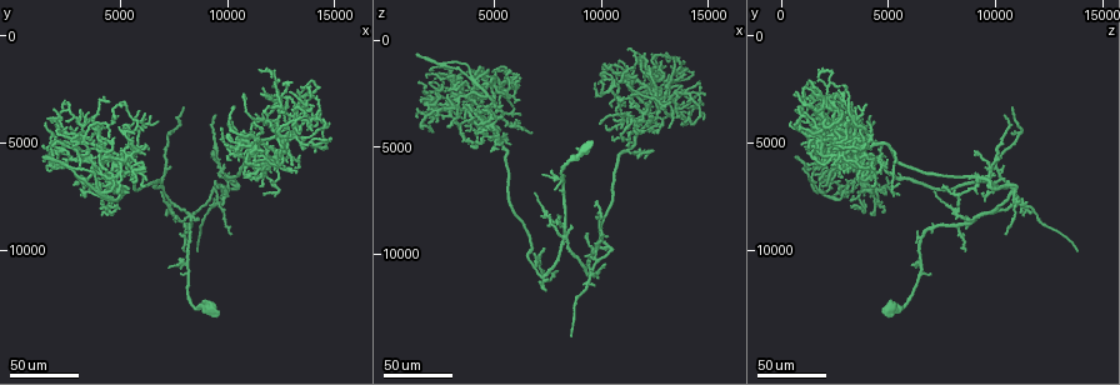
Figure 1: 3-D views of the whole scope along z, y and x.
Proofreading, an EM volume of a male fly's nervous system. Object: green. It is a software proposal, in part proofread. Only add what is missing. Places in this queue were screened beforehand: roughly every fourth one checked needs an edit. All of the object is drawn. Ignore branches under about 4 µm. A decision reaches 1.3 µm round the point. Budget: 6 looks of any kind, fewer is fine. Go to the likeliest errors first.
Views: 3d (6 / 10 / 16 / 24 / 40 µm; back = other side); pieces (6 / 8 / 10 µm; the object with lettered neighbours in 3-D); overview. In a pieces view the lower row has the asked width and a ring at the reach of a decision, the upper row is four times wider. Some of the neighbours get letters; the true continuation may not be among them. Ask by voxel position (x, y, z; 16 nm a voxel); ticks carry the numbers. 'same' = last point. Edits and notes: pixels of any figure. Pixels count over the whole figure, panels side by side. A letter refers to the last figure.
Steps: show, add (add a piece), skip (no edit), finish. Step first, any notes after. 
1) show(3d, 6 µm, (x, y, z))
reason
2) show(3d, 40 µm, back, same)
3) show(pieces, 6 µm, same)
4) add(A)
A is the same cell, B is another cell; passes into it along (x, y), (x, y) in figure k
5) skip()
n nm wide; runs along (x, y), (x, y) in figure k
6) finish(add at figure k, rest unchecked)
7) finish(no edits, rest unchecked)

show(3d, 40 µm, (12200, 6900, 3500))
branch stops here

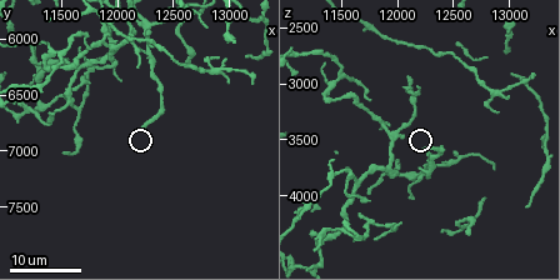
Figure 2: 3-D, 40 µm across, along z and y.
show(pieces, 8 µm, (12220, 6760, 3600))
see the neighbours

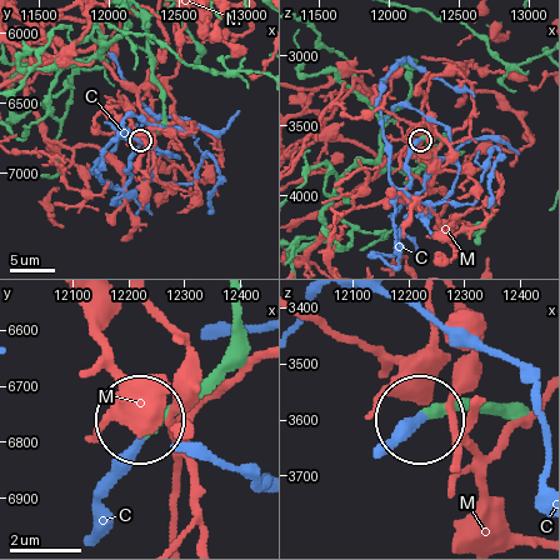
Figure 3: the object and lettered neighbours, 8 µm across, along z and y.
add(C)
270 nm wide; C is the same cell, M is another cell; passes into it along (235, 340), (143, 438), (104, 498), (98, 525) in figure 3; the neuron continues

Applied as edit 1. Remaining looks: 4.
show(overview)

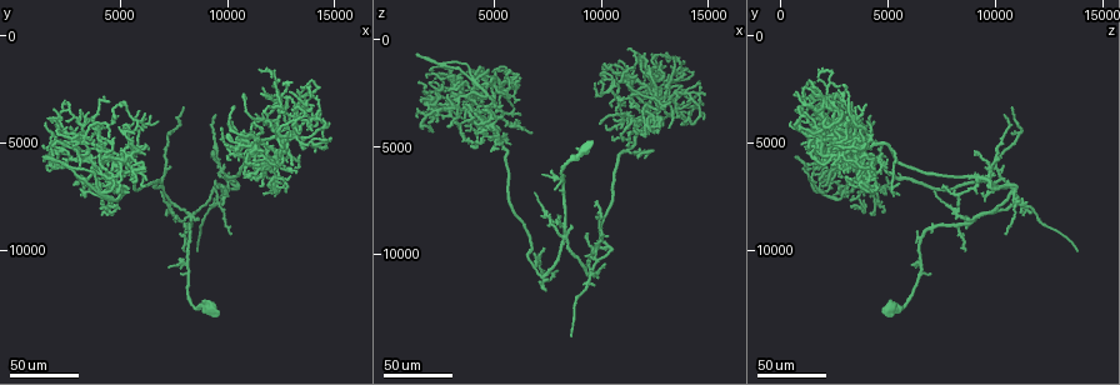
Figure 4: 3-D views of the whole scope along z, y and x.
show(3d, 24 µm, (2700, 5500, 2100))
branch stops here

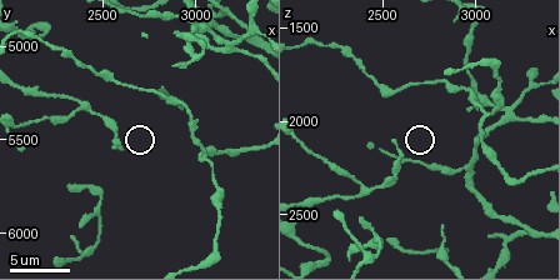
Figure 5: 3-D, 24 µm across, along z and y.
show(pieces, 10 µm, (2560, 5540, 2100))

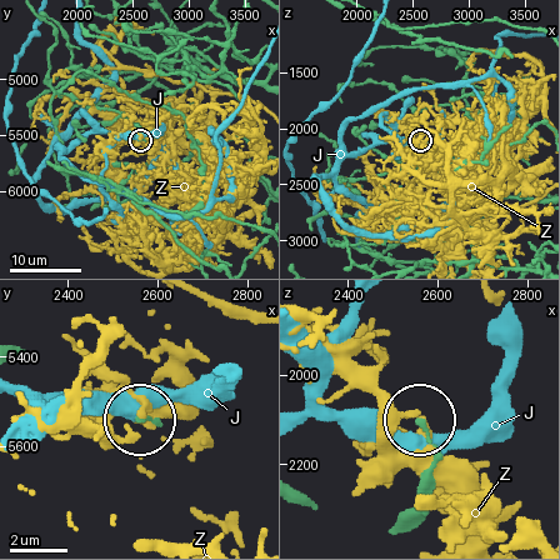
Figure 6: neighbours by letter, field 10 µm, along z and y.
skip()
J and Z are other cells; none of them fits

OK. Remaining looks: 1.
finish(add at figure 3, rest unchecked)

